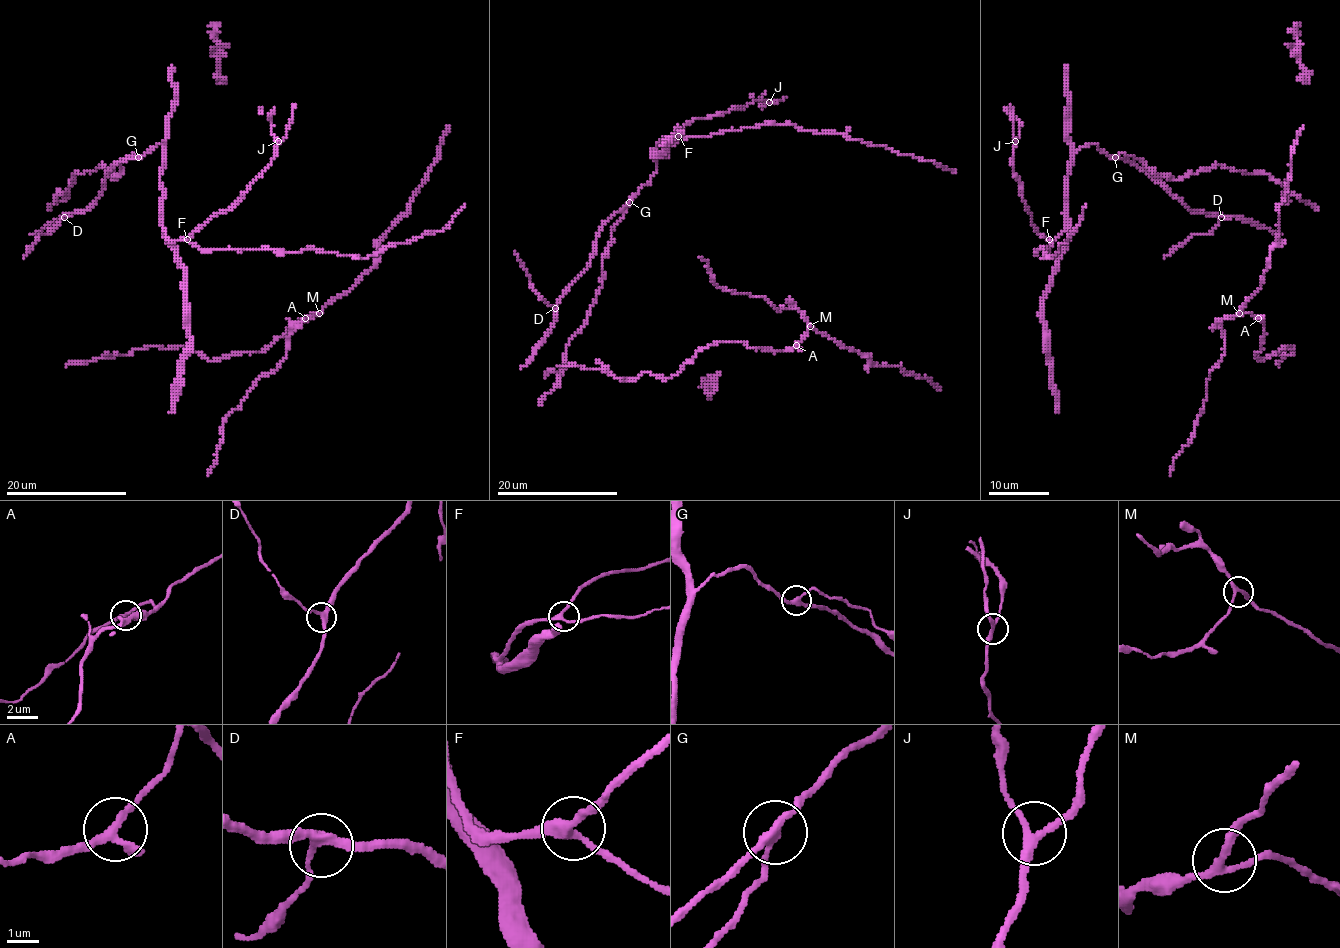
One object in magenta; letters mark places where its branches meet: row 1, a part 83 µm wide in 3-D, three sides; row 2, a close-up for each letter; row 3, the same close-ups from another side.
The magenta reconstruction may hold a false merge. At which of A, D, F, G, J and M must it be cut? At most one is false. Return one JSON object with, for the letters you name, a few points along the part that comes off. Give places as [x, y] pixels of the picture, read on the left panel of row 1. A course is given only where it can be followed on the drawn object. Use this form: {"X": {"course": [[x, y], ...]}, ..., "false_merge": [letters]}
{"G": {"course": [[138, 156], [136, 152], [121, 161], [121, 173], [112, 179], [103, 165], [74, 173], [68, 194], [49, 208]]}, "false_merge": ["G"]}

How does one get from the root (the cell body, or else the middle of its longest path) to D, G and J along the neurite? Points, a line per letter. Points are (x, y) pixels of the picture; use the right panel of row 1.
D: (1058, 401), (1044, 291), (1068, 236), (1071, 156), (1095, 144), (1145, 170), (1191, 209), (1221, 217)
G: (1058, 401), (1044, 319), (1044, 291), (1068, 236), (1068, 167), (1071, 156), (1080, 147), (1091, 144), (1115, 156)
J: (1058, 401), (1044, 291), (1068, 226), (1053, 241), (1032, 226), (1014, 173), (1015, 141)

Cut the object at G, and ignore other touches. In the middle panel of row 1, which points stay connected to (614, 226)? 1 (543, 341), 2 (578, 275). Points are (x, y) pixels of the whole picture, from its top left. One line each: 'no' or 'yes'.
1: no
2: no

